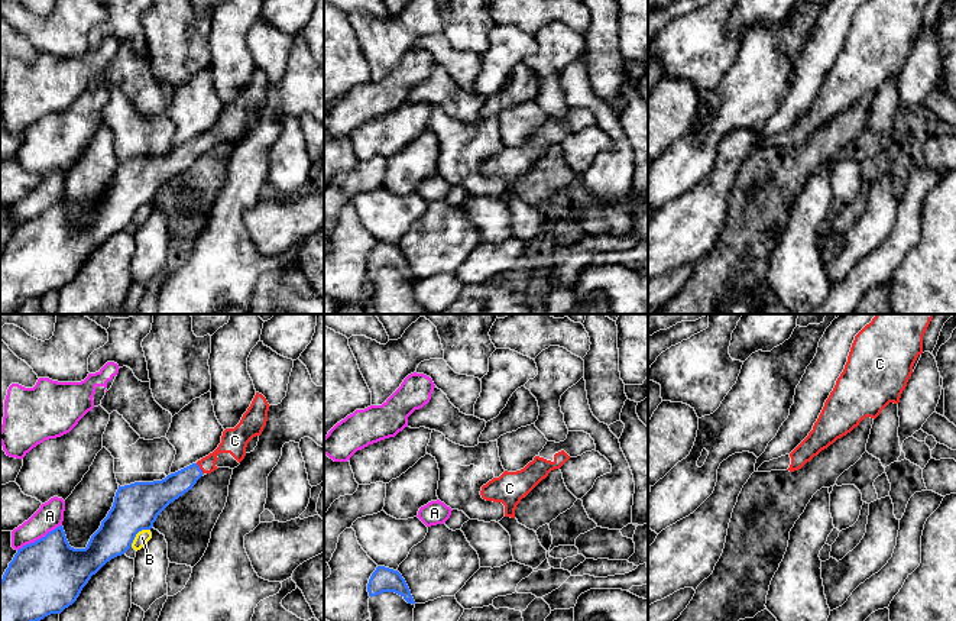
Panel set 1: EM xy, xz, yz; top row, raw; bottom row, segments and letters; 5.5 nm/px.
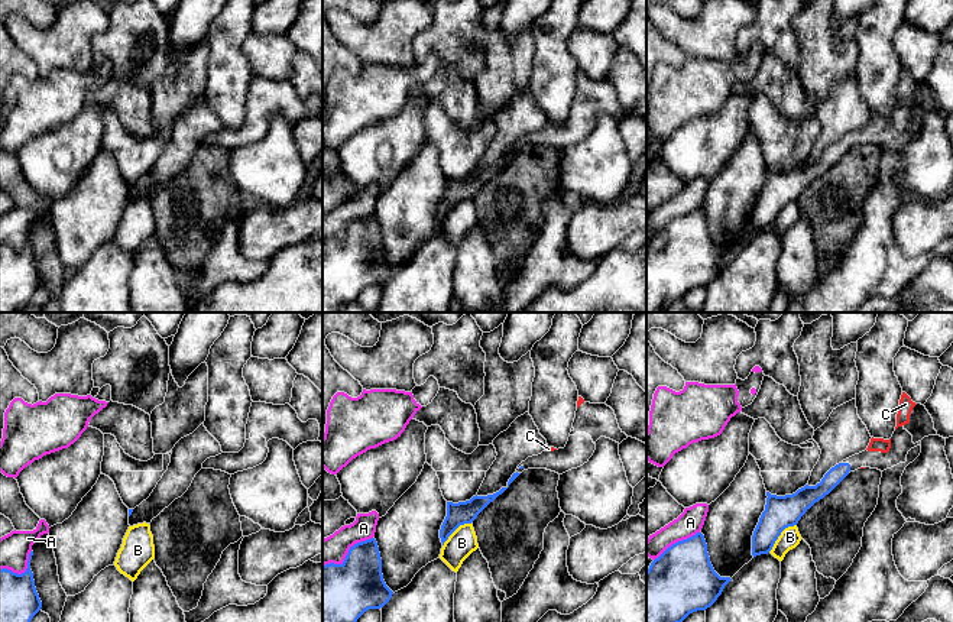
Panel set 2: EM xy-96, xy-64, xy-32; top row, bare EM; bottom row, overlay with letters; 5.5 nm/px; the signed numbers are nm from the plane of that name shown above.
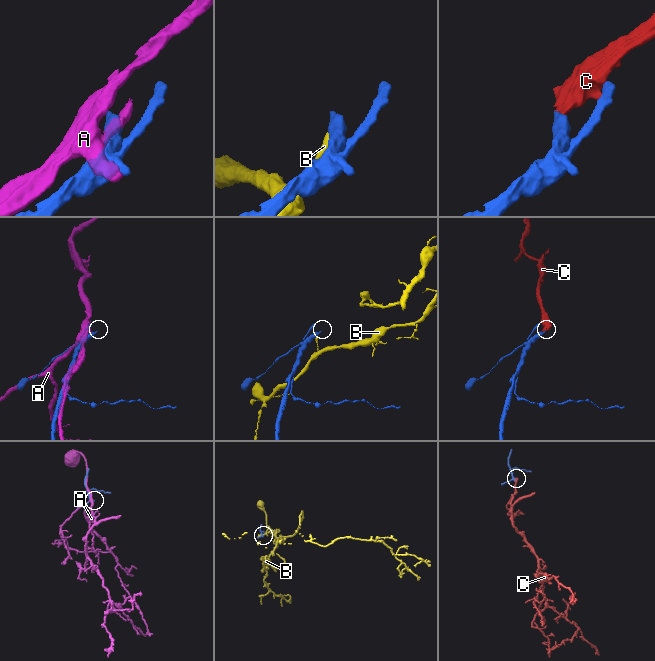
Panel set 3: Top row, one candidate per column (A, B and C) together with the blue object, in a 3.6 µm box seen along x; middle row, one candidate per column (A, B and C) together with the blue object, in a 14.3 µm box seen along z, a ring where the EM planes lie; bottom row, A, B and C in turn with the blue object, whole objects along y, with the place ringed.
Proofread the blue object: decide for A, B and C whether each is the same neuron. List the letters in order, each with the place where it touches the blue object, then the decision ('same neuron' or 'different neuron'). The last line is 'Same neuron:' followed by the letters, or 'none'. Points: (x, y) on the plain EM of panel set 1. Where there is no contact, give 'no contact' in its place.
A: meets blue in xy at (39, 214); different neuron
B: meets blue in xy at (136, 209); different neuron
C: meets blue in xy at (198, 144); same neuron
Same neuron: C

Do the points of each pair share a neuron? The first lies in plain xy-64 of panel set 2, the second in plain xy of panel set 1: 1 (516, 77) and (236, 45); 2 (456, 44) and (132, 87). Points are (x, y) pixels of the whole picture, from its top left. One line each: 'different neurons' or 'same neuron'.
1: different neurons
2: different neurons

